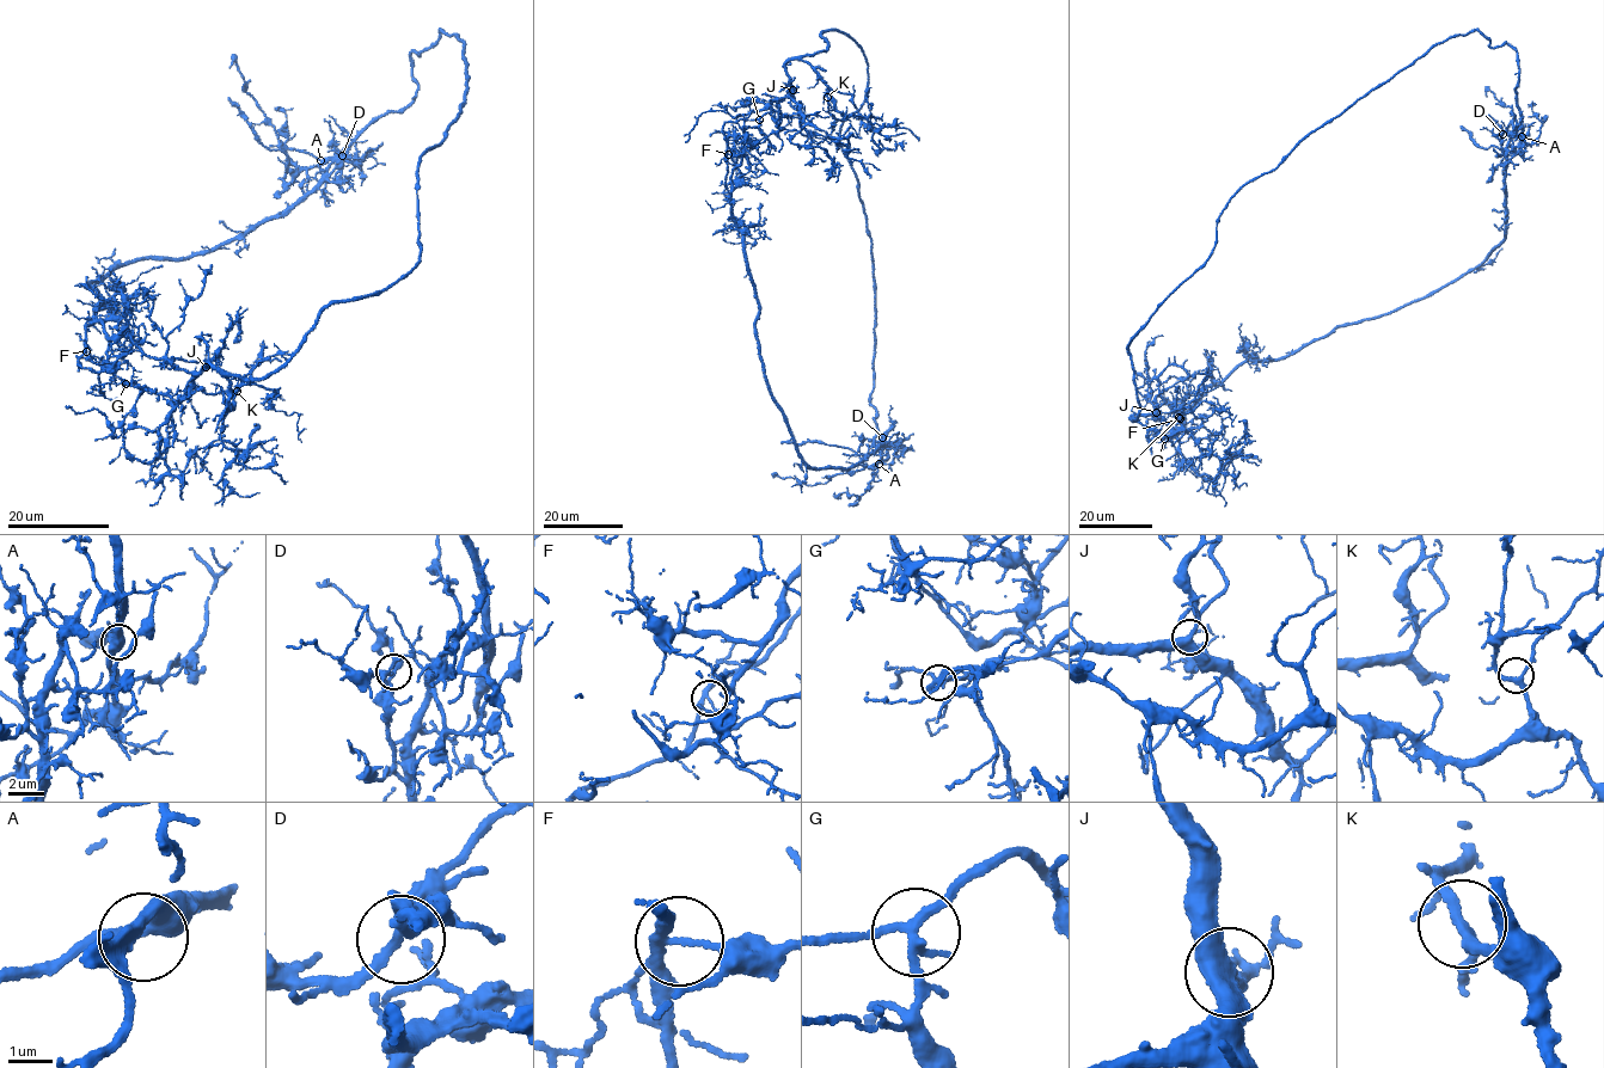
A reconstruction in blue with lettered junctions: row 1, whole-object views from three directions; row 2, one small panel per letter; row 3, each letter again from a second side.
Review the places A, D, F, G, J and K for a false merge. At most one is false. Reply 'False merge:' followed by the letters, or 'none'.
False merge: F

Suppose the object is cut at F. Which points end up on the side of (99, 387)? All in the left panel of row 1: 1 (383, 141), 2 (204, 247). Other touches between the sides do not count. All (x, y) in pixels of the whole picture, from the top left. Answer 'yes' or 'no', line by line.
1: no
2: no

